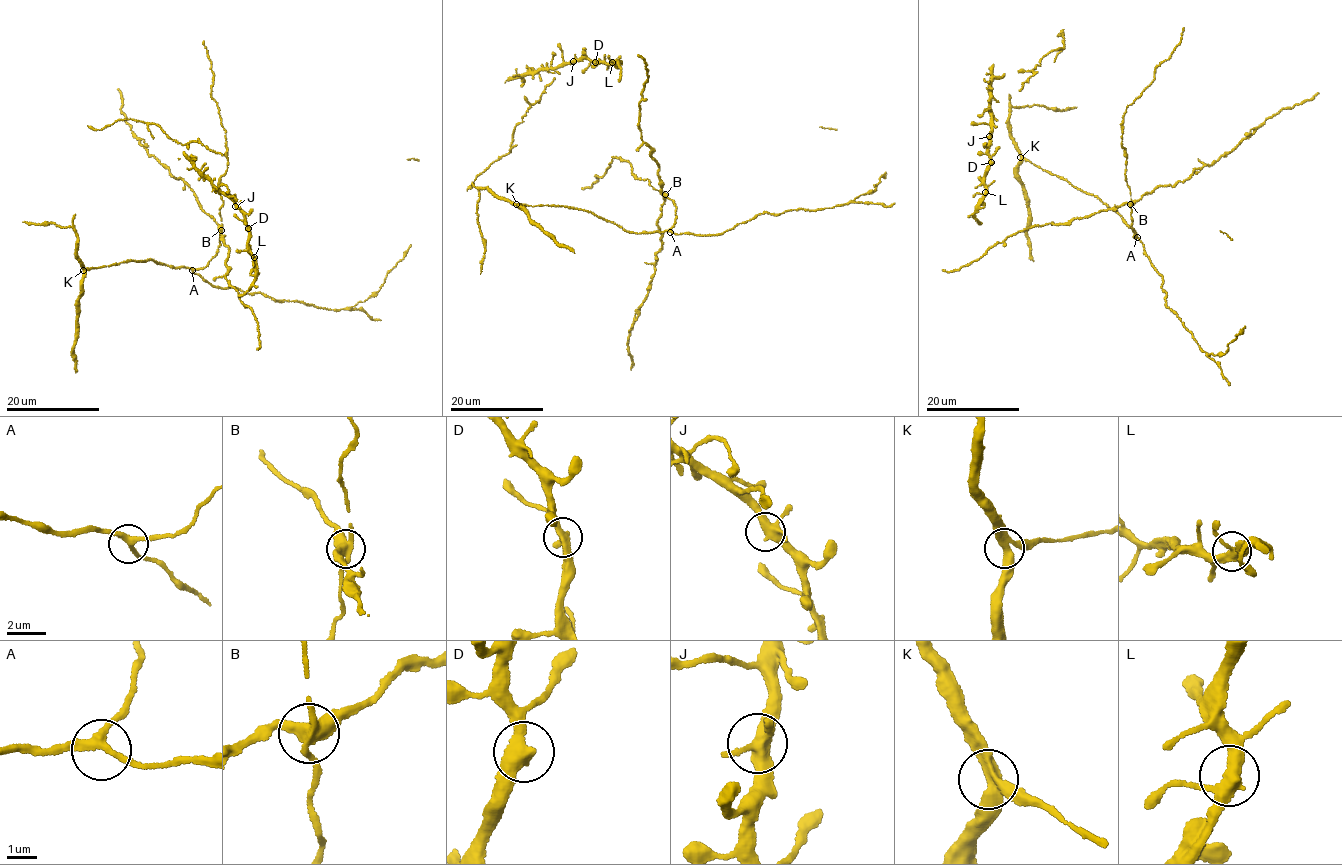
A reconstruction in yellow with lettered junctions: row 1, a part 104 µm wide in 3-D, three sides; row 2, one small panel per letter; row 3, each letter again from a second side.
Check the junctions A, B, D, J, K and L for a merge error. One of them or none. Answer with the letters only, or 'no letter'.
B

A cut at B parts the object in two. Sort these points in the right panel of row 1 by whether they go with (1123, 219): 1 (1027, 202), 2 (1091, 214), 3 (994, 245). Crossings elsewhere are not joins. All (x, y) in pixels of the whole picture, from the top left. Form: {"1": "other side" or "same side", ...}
{"1": "same side", "2": "other side", "3": "other side"}

